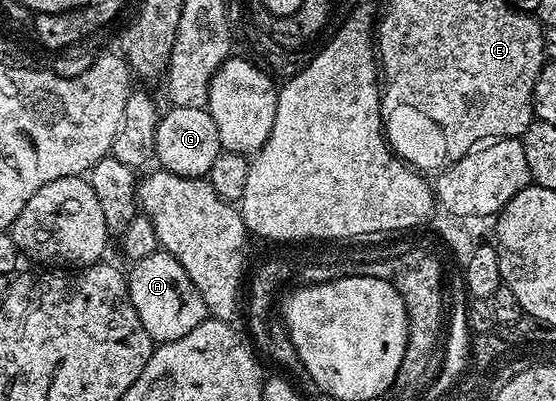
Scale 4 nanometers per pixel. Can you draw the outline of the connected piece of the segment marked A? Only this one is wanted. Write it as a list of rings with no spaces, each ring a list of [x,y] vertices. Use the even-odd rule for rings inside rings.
[[[161,249],[150,253],[150,257],[142,257],[142,261],[131,264],[130,270],[126,275],[130,301],[153,344],[178,341],[178,337],[186,337],[190,329],[198,329],[198,325],[209,318],[202,293],[198,293],[186,269],[178,265],[169,251]]]

